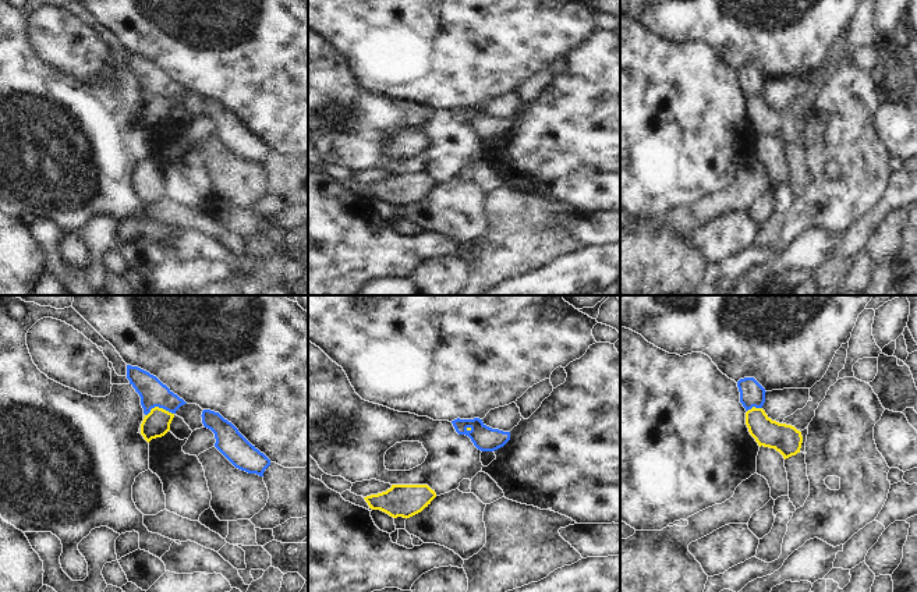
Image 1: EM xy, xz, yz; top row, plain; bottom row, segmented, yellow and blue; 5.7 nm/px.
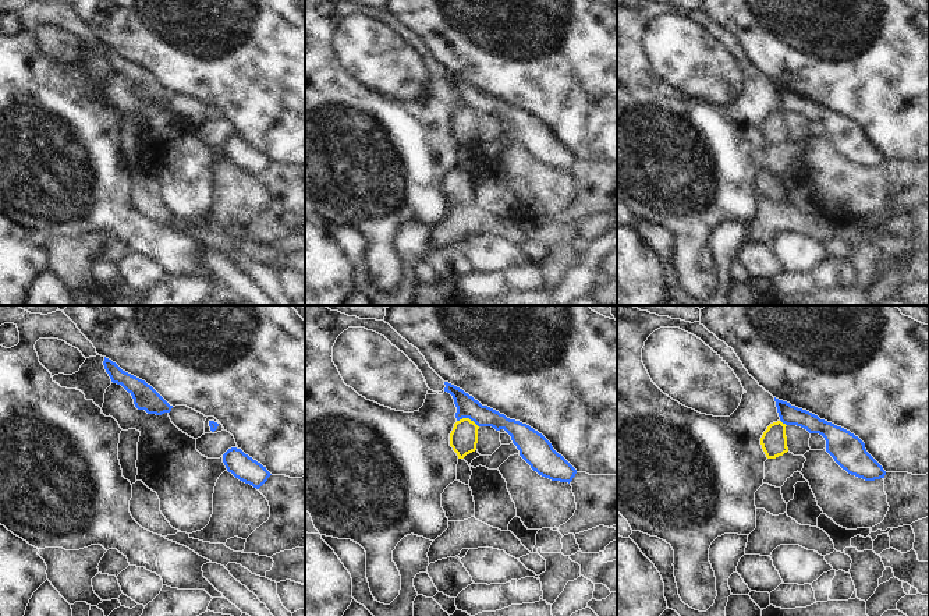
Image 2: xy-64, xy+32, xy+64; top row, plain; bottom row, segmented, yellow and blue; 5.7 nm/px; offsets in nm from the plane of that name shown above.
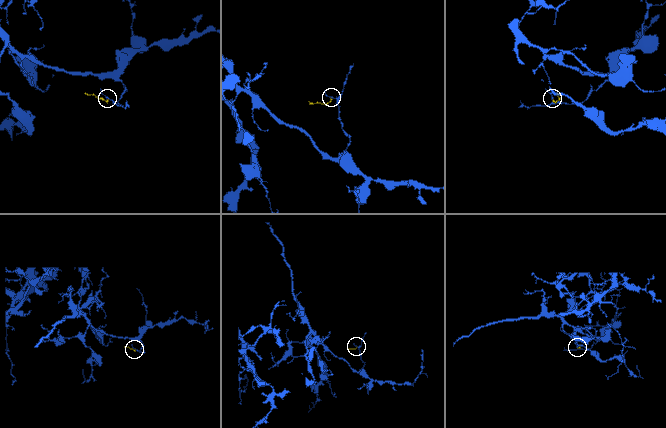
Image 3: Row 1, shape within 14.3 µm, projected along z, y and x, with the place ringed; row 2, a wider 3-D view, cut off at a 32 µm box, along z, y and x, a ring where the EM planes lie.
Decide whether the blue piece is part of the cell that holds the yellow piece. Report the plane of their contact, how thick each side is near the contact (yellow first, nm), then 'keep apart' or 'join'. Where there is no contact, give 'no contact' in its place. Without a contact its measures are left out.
xy | 160/160 nm | keep apart

